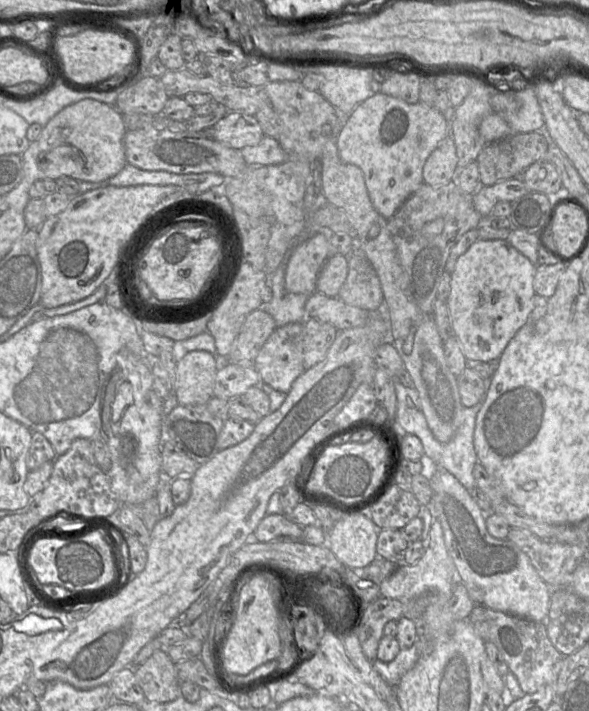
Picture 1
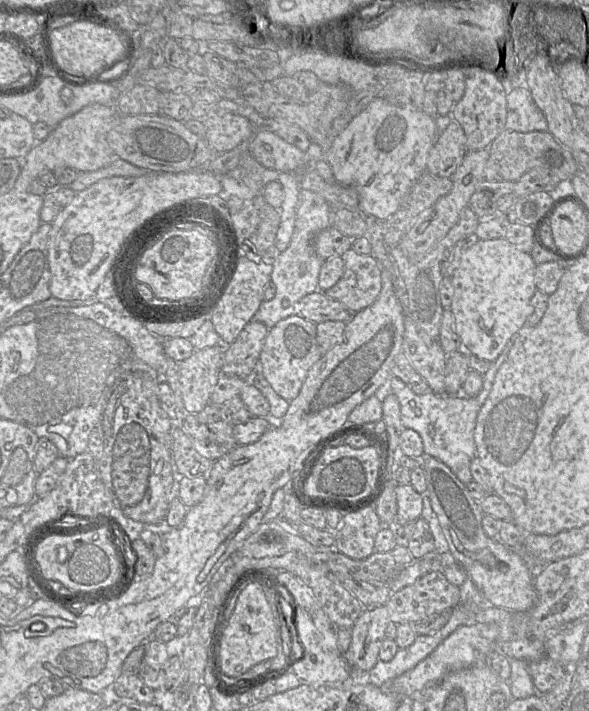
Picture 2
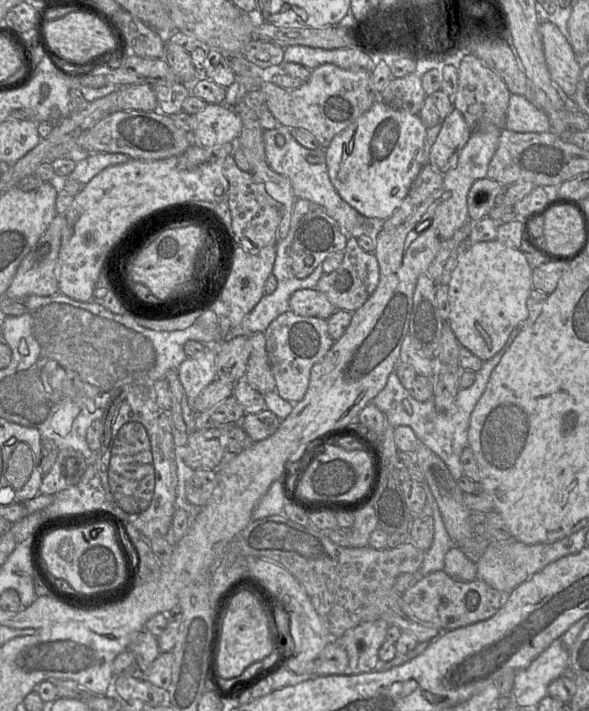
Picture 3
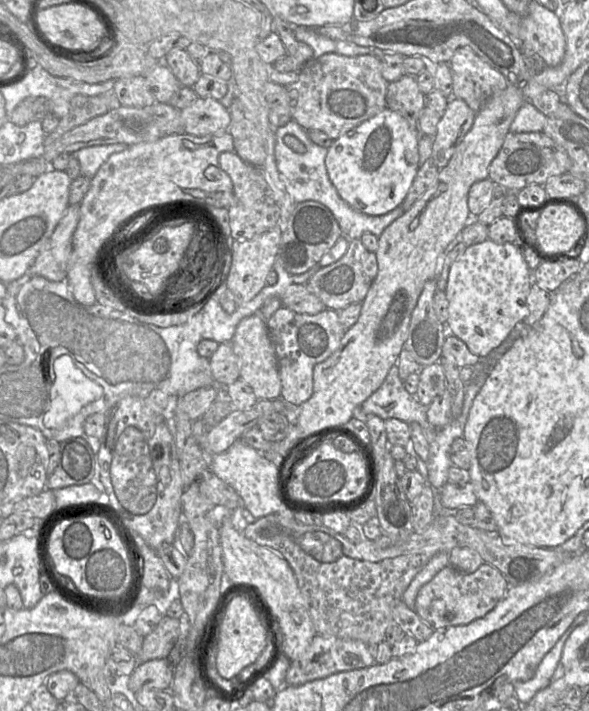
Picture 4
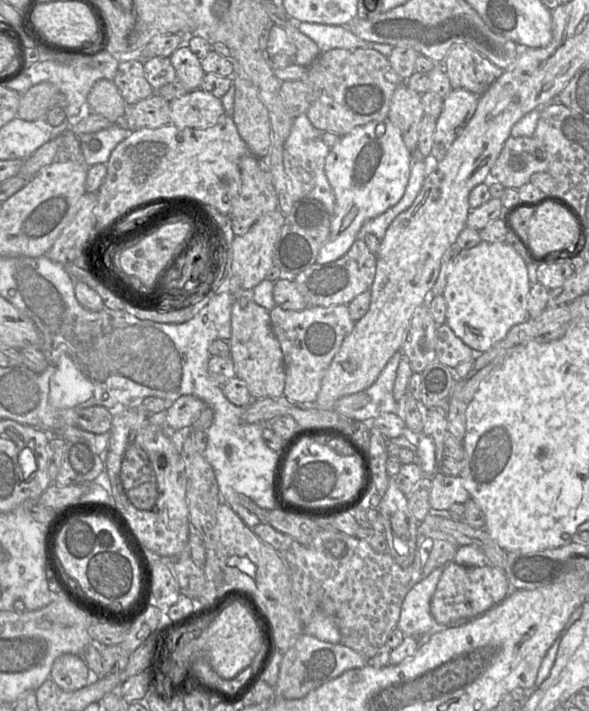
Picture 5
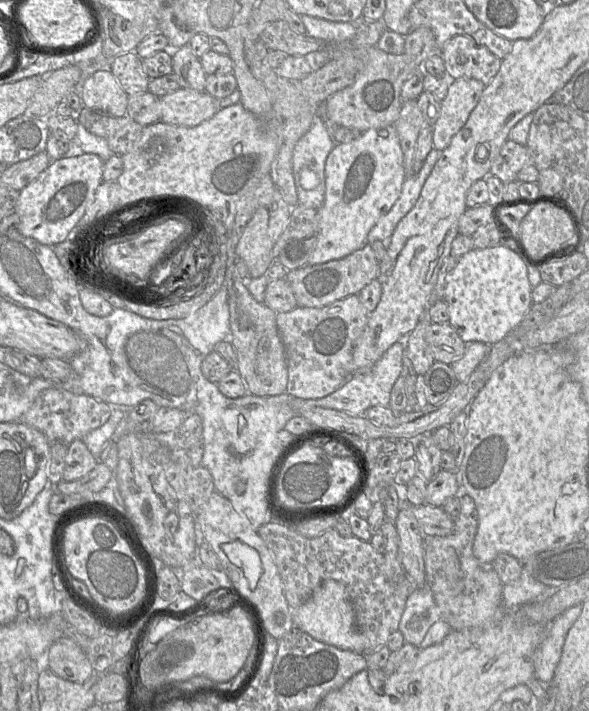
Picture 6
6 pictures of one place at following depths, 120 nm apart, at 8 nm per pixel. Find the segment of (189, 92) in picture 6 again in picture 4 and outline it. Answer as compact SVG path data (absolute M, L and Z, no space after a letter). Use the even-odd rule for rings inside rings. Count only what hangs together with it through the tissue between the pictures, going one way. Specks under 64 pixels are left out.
M200 97L181 110L181 118L185 133L200 137L228 131L231 121L229 109L218 100Z

